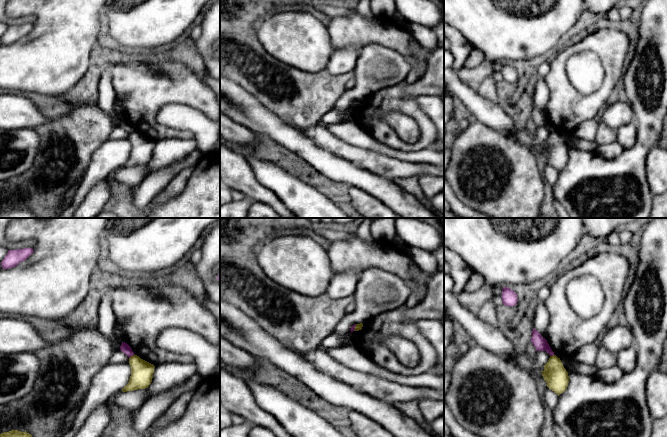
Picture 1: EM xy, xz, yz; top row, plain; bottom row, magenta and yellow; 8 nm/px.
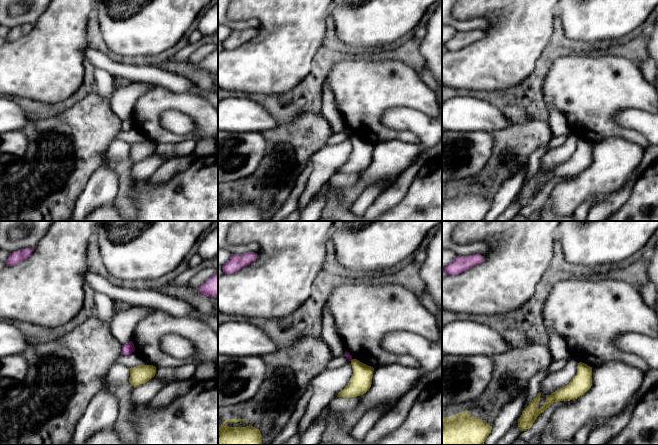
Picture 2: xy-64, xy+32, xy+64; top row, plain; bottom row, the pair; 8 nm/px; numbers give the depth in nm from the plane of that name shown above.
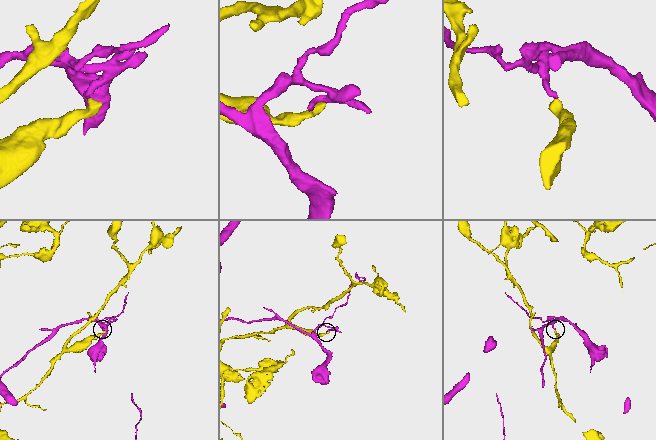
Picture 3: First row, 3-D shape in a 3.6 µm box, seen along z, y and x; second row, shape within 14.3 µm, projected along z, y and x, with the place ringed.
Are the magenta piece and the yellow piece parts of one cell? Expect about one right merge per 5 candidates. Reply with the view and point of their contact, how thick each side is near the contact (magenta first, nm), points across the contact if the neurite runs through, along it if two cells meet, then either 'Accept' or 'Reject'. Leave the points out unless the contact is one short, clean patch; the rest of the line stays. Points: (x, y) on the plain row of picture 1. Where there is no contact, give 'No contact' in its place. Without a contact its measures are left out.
Touches magenta at xy (131, 131). Thickness 80 nm (magenta) against 180 nm. Boundary: xy (134, 130), (129, 134). Reject

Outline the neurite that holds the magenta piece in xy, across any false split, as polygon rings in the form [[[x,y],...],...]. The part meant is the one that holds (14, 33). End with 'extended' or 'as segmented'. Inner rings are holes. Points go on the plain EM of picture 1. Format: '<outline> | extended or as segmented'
[[[24,24],[17,26],[9,26],[3,37],[1,38],[3,45],[15,43],[20,38],[26,36],[33,29],[32,24]]] | as segmented

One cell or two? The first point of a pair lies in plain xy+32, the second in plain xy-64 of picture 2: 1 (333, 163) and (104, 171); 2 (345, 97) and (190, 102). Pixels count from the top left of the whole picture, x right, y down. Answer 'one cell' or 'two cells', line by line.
1: two cells
2: one cell

